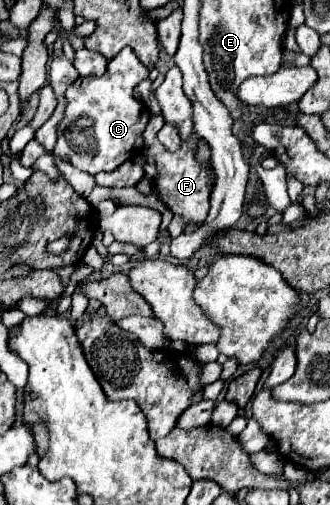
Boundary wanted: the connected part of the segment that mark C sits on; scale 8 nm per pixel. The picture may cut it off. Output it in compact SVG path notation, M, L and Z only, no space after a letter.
M123 48L113 60L107 62L107 70L103 76L89 76L89 78L77 78L67 90L65 90L65 116L57 124L57 144L53 148L53 154L61 160L67 160L75 168L97 174L101 170L111 172L119 168L125 160L131 158L135 150L144 145L143 132L150 118L147 107L135 98L135 86L148 78L149 69L144 66L131 48Z

